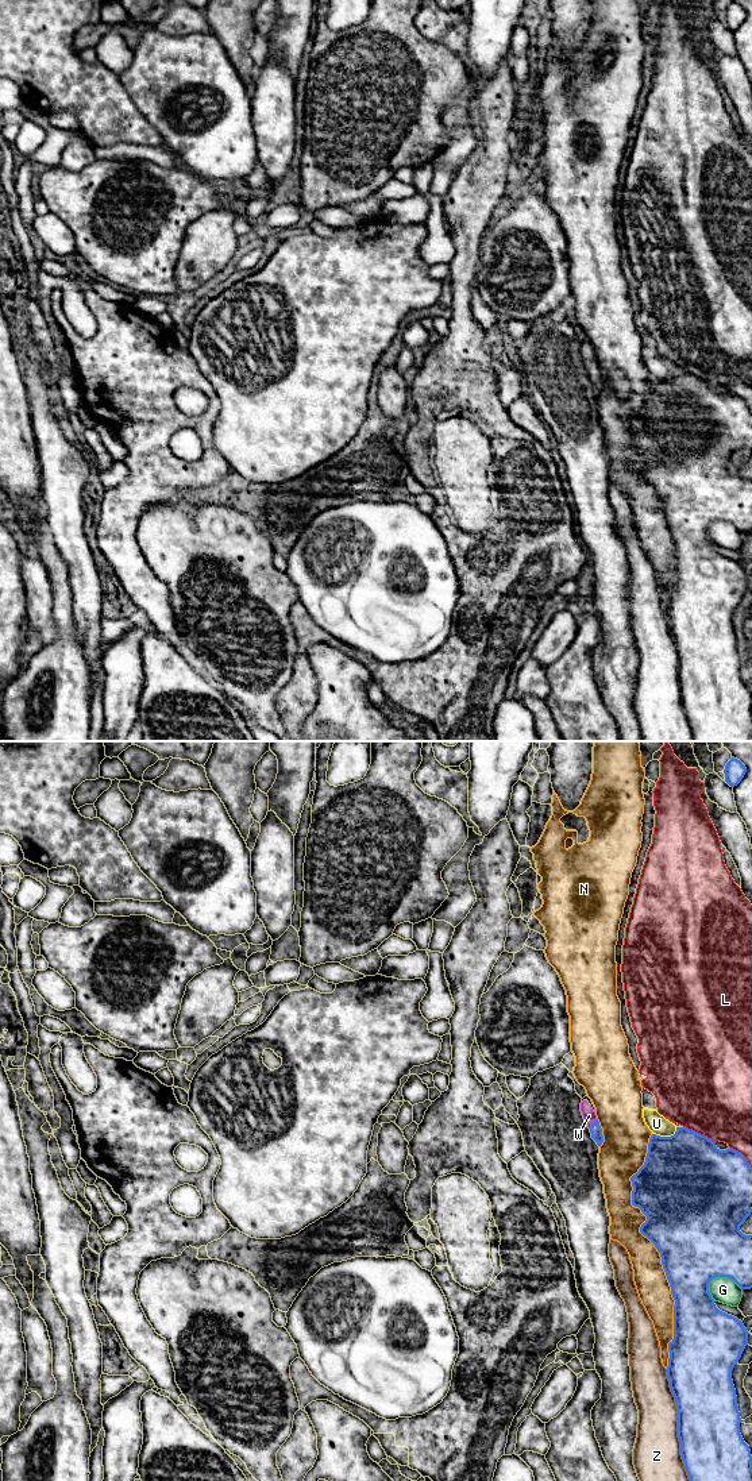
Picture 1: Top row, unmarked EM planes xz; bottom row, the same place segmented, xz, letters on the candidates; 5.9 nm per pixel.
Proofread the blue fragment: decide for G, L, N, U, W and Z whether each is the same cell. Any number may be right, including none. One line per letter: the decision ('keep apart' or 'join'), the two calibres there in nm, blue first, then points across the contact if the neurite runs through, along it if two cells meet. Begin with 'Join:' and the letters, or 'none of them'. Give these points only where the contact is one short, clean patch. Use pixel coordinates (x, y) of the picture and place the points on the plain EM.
Join: W
G: keep apart; calibres 460 and 150 nm
L: keep apart; calibres 480 and 480 nm
N: keep apart; calibres 500 and 200 nm
U: keep apart; calibres 500 and 110 nm
W: join; calibres 70 and 80 nm; way xz (596, 374), (593, 367), (589, 359)
Z: keep apart; calibres 380 and 280 nm

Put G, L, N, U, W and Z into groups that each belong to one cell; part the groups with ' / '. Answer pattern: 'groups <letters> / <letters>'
groups G / L / N / U / W / Z

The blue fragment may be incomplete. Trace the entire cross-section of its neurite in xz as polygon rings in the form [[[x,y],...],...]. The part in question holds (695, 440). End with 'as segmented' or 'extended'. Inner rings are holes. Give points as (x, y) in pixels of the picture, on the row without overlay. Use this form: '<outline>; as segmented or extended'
[[[676,371],[675,378],[671,381],[660,381],[656,378],[651,379],[645,406],[639,416],[630,421],[630,425],[633,431],[632,450],[639,451],[647,460],[647,464],[640,471],[640,477],[647,481],[660,497],[662,509],[671,531],[671,539],[675,544],[674,583],[668,587],[670,602],[667,610],[667,622],[676,647],[680,699],[693,732],[693,738],[694,741],[752,741],[752,699],[749,690],[744,686],[740,678],[741,662],[737,649],[736,633],[732,624],[732,614],[737,609],[745,590],[748,589],[749,576],[741,564],[720,555],[709,536],[709,528],[716,521],[728,521],[733,524],[741,533],[752,532],[752,479],[745,479],[740,475],[740,470],[752,456],[752,412],[741,397],[733,393],[720,394],[716,390],[716,386],[707,381],[686,371]]]; as segmented

